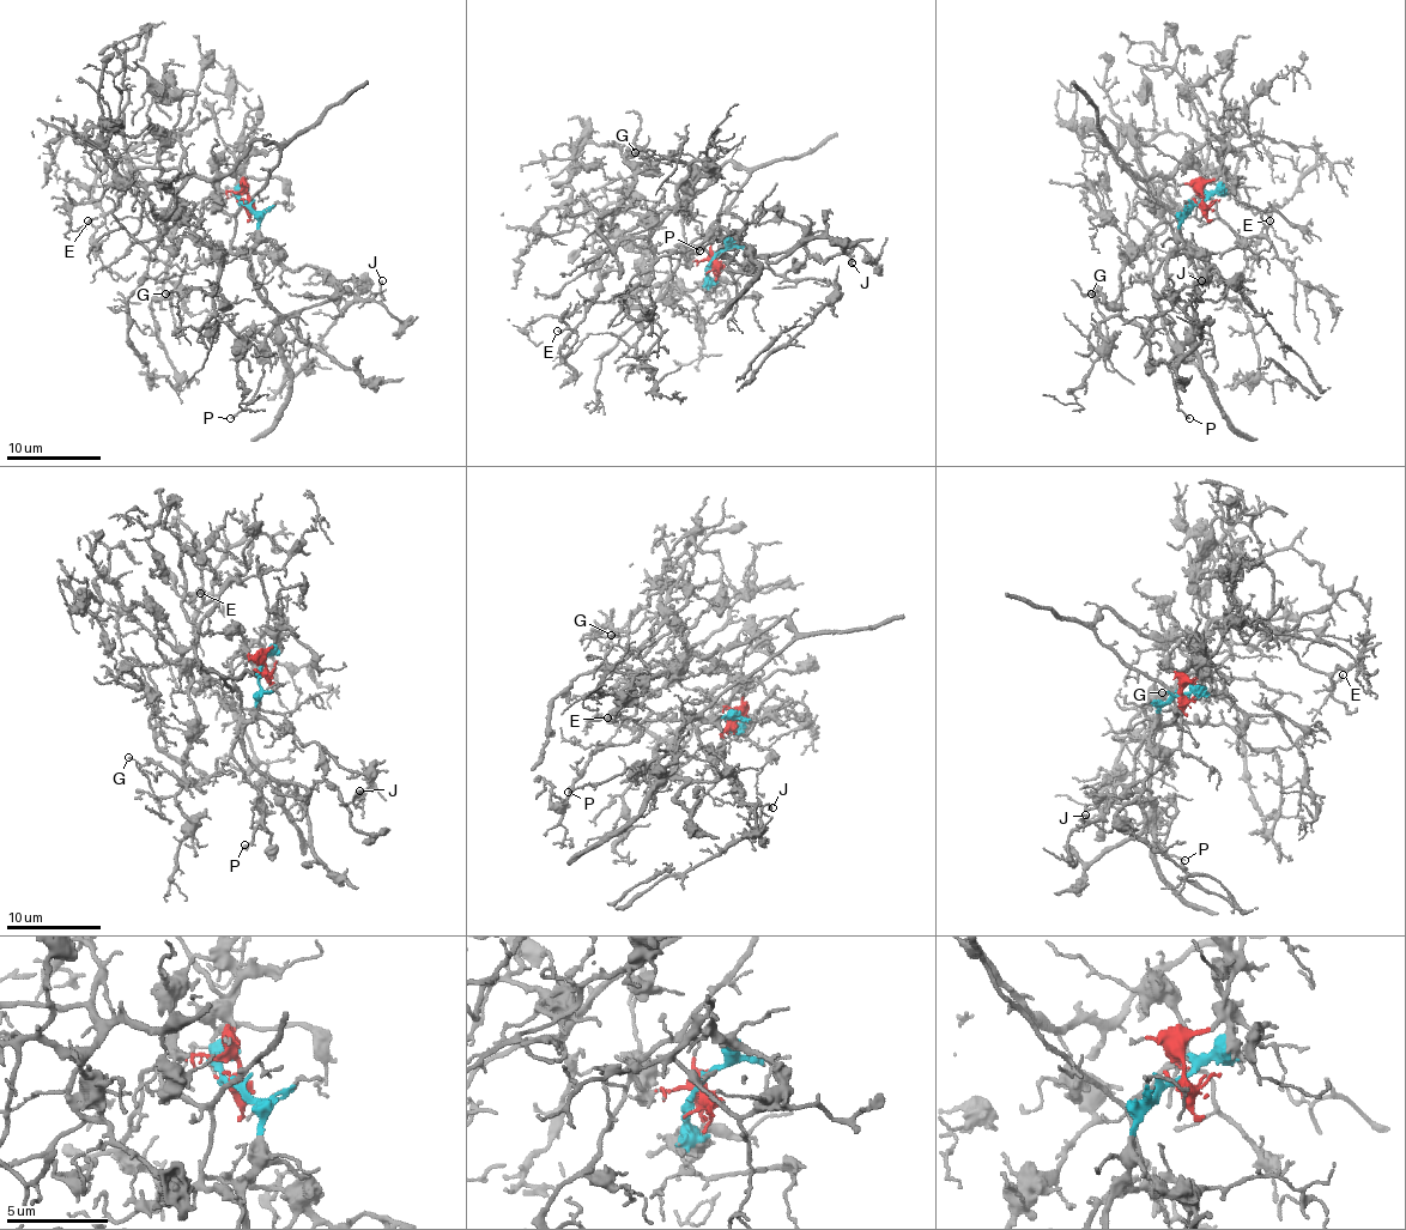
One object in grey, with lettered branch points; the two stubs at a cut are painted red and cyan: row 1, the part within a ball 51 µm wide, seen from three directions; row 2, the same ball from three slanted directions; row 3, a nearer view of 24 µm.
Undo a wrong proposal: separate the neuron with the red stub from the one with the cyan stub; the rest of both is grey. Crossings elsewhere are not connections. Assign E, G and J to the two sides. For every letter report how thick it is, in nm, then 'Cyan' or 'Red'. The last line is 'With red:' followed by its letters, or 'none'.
E: Thickness 140 nm. Red
G: Thickness 120 nm. Red
J: Thickness 180 nm. Cyan
With red: E, G

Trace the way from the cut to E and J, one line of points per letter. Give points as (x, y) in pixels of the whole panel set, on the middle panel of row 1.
E: (715, 258), (682, 250), (747, 177), (729, 161), (647, 237), (618, 243), (585, 320), (557, 331)
J: (715, 258), (727, 242), (722, 228), (752, 255), (774, 255), (803, 240), (823, 260), (847, 253), (852, 262)

